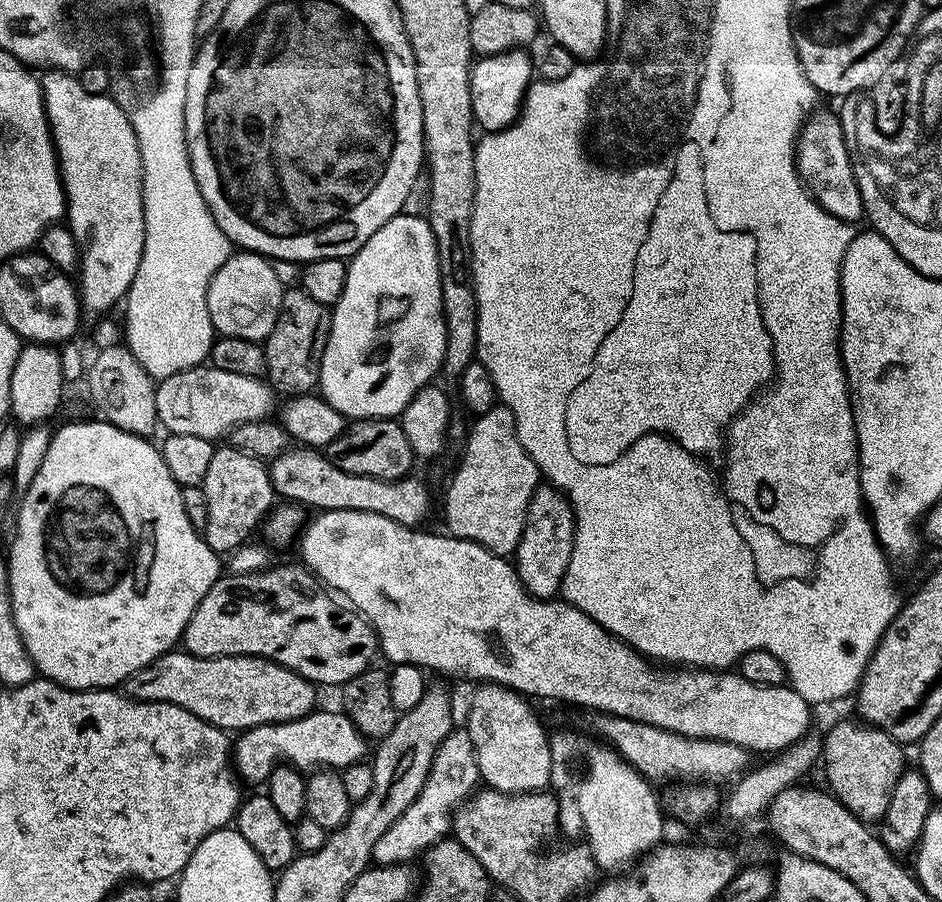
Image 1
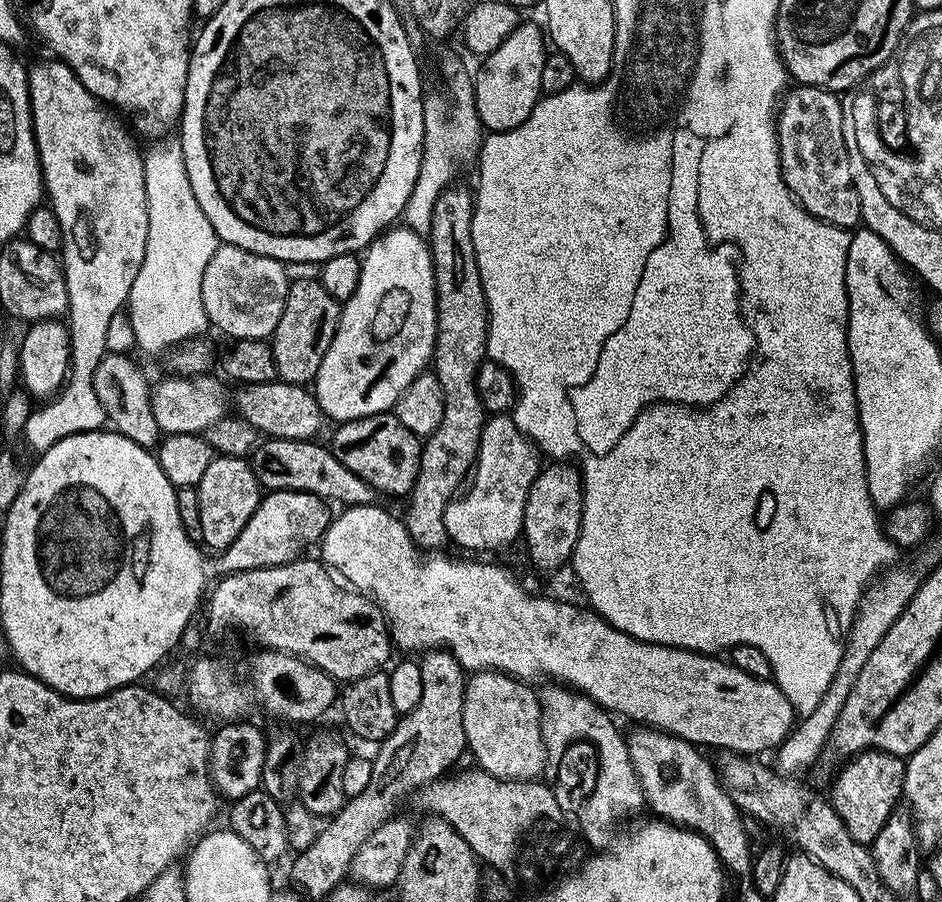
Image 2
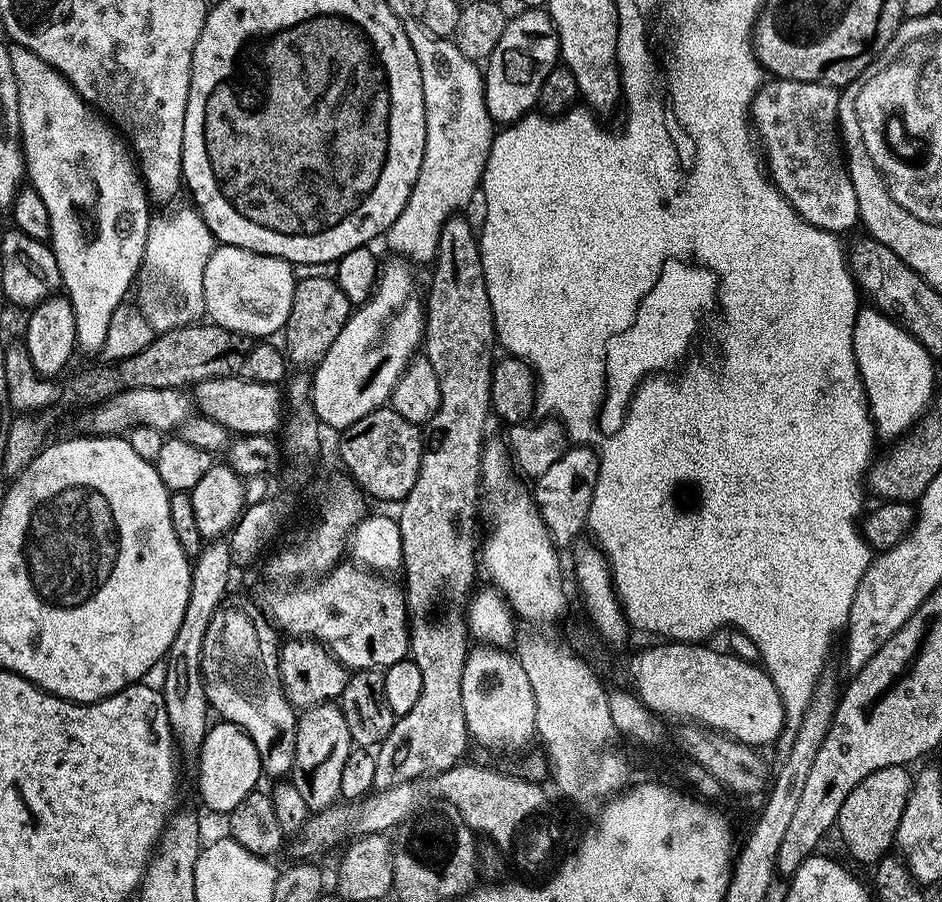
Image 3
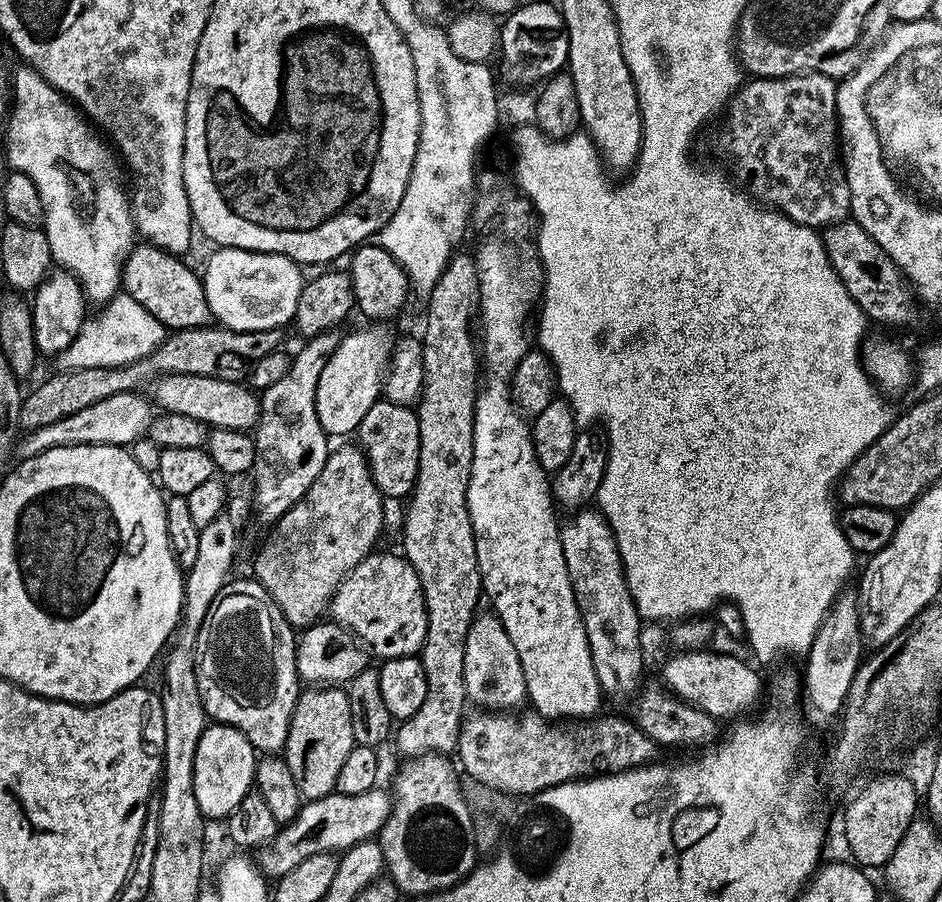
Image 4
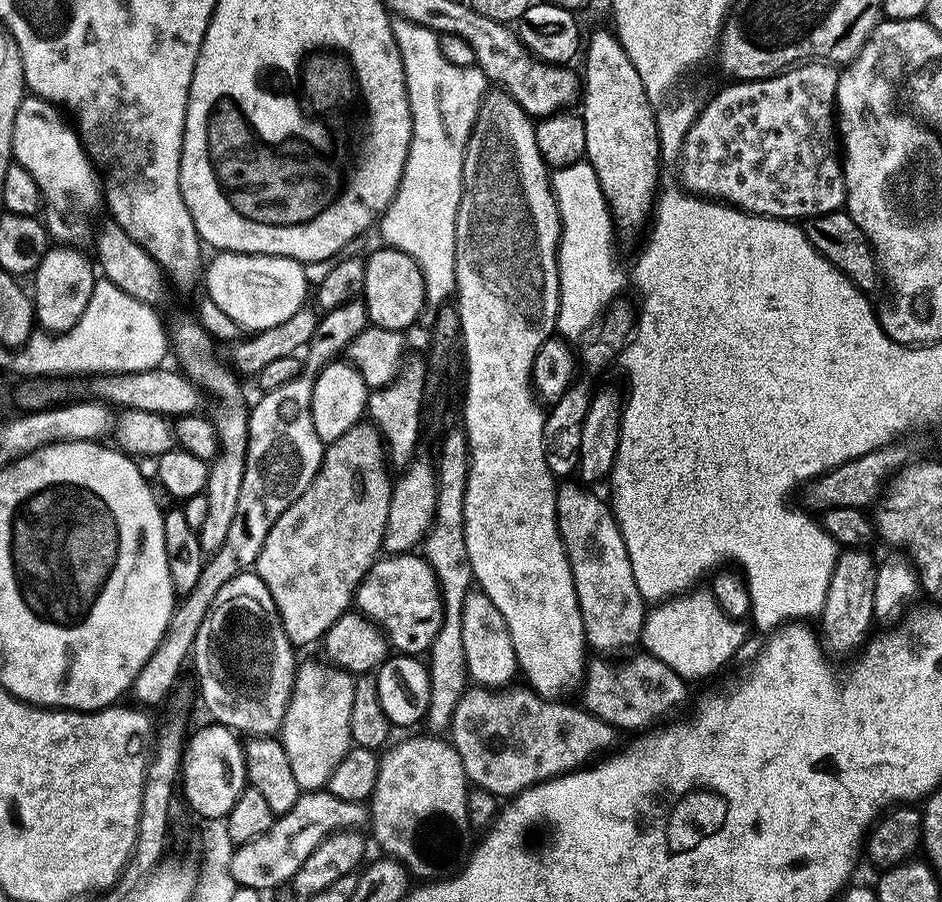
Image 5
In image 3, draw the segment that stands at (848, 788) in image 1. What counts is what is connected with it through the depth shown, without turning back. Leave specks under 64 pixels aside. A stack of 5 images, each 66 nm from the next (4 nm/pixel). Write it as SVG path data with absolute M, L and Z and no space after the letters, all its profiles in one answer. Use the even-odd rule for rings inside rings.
M905 765L886 766L866 774L866 778L846 794L846 802L842 802L842 810L838 810L834 828L837 833L840 831L840 840L854 859L874 866L893 851L898 822L902 822L913 783L913 773Z

